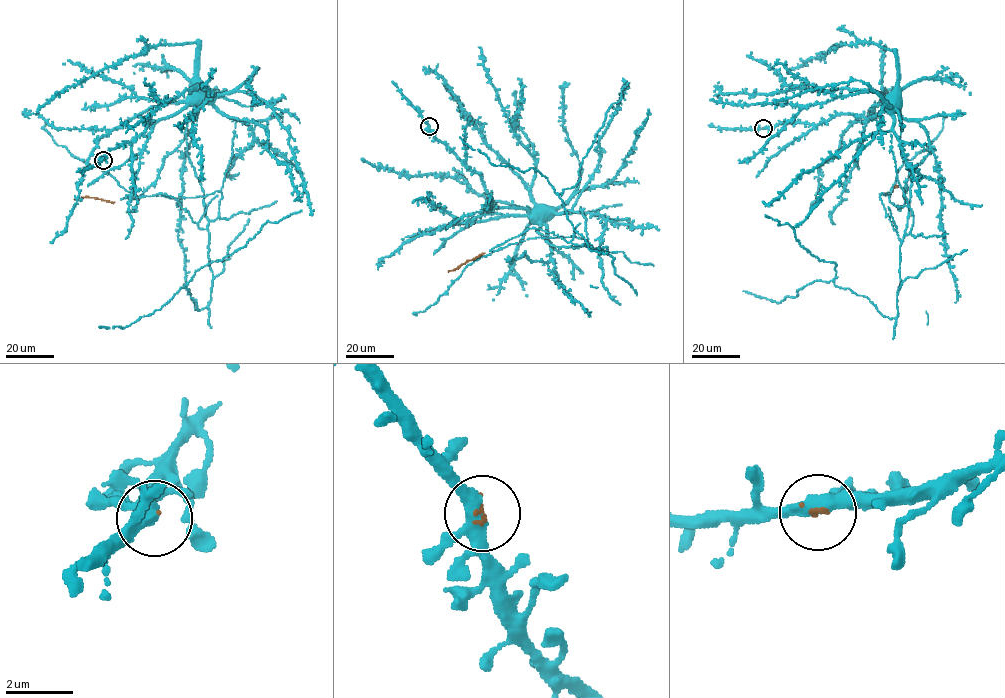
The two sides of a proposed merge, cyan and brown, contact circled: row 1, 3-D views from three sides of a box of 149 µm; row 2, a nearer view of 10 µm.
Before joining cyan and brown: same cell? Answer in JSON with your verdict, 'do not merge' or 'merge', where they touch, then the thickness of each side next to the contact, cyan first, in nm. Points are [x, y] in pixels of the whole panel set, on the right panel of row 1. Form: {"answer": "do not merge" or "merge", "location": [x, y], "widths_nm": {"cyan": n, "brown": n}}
{"answer": "merge", "location": [763, 128], "widths_nm": {"cyan": 360, "brown": 100}}

